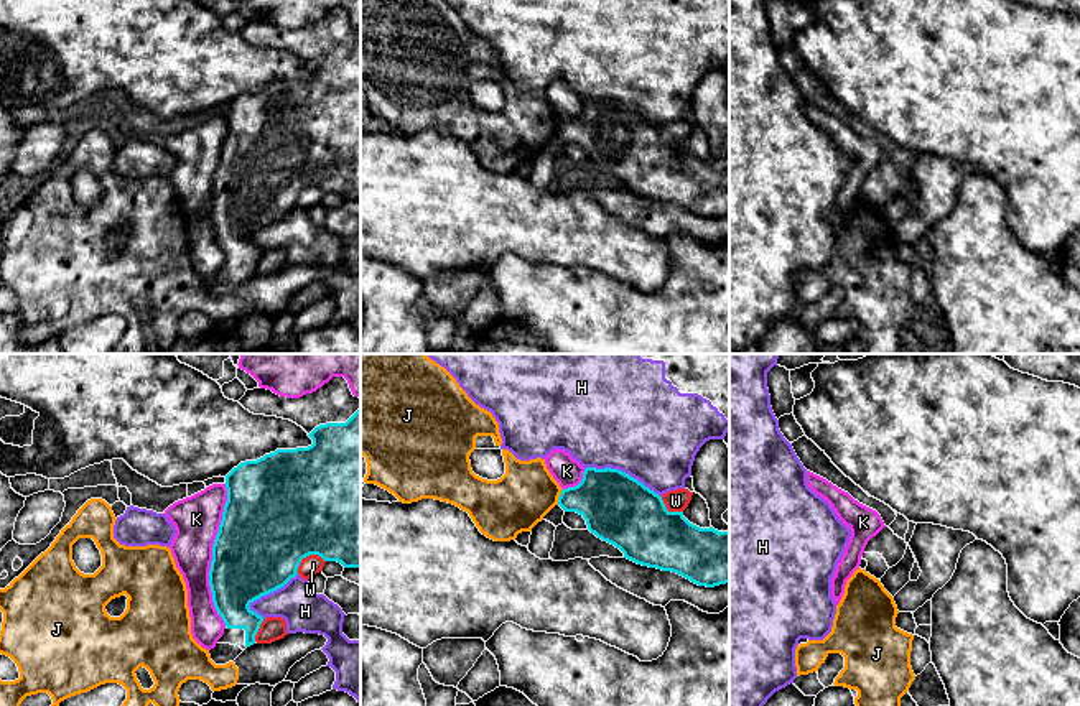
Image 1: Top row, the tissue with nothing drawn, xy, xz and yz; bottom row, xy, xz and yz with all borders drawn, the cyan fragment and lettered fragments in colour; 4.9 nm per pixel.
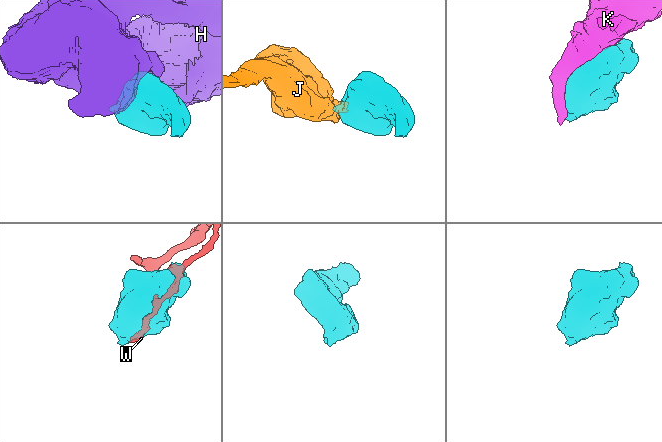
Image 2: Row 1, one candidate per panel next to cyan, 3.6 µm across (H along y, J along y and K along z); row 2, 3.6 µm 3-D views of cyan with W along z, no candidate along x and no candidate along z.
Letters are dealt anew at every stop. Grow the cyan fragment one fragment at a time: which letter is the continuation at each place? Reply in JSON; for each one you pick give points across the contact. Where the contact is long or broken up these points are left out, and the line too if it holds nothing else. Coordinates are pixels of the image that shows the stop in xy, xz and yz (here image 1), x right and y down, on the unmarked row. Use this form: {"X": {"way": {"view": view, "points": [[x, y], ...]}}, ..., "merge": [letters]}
{"merge": []}

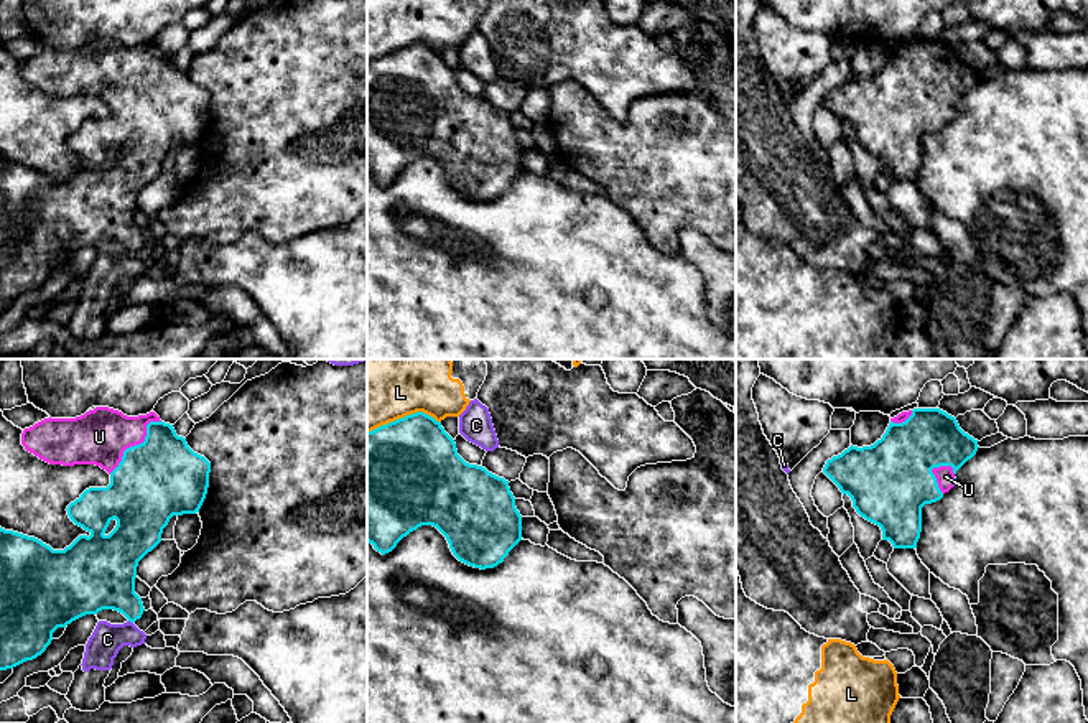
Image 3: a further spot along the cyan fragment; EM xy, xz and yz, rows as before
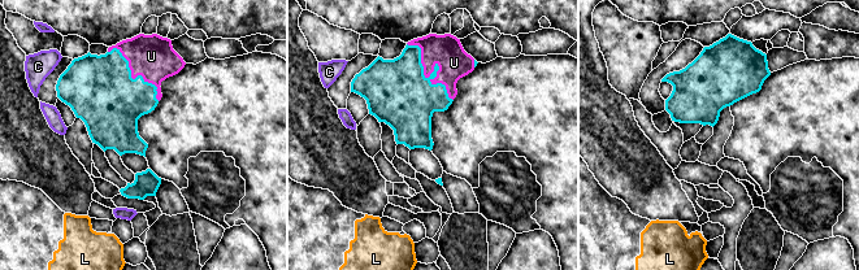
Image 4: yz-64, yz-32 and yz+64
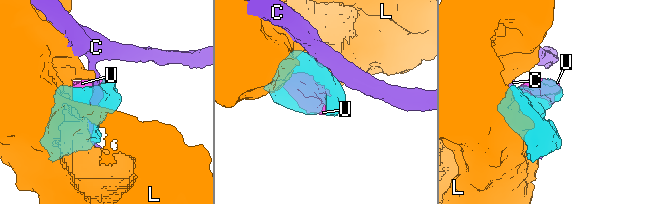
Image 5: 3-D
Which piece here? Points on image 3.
{"merge": ["U"]}

